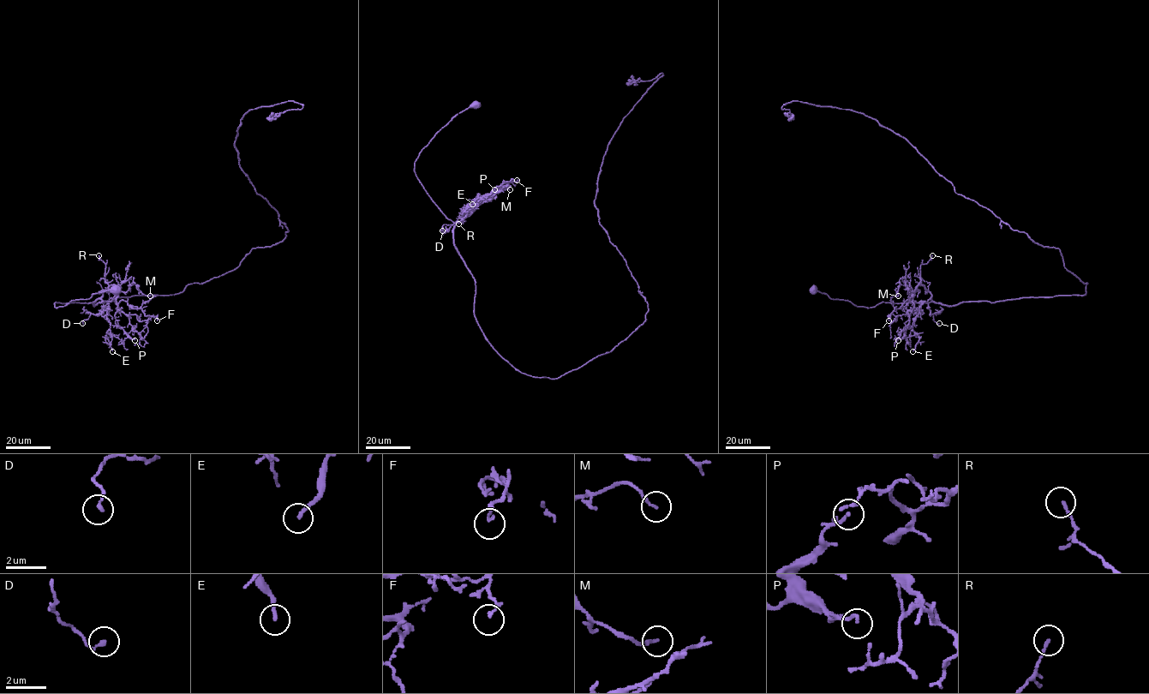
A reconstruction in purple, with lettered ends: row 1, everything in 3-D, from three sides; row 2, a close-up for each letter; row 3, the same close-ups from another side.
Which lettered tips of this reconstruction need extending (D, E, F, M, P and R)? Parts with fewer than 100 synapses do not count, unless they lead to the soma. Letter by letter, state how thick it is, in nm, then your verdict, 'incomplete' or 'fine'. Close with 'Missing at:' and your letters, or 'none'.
D: 180 nm thick; fine
E: 170 nm thick; fine
F: 160 nm thick; fine
M: 150 nm thick; fine
P: 140 nm thick; fine
R: 130 nm thick; fine
Missing at: none

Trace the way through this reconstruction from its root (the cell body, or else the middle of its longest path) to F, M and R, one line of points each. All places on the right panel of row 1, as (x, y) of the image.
F: (814, 290), (868, 308), (882, 302), (928, 303), (931, 294), (918, 285), (912, 301), (894, 308), (888, 320)
M: (814, 290), (868, 308), (882, 302), (931, 301), (923, 285), (909, 292), (900, 284), (898, 296)
R: (814, 290), (868, 308), (882, 302), (928, 303), (931, 294), (918, 284), (920, 266), (932, 255)

